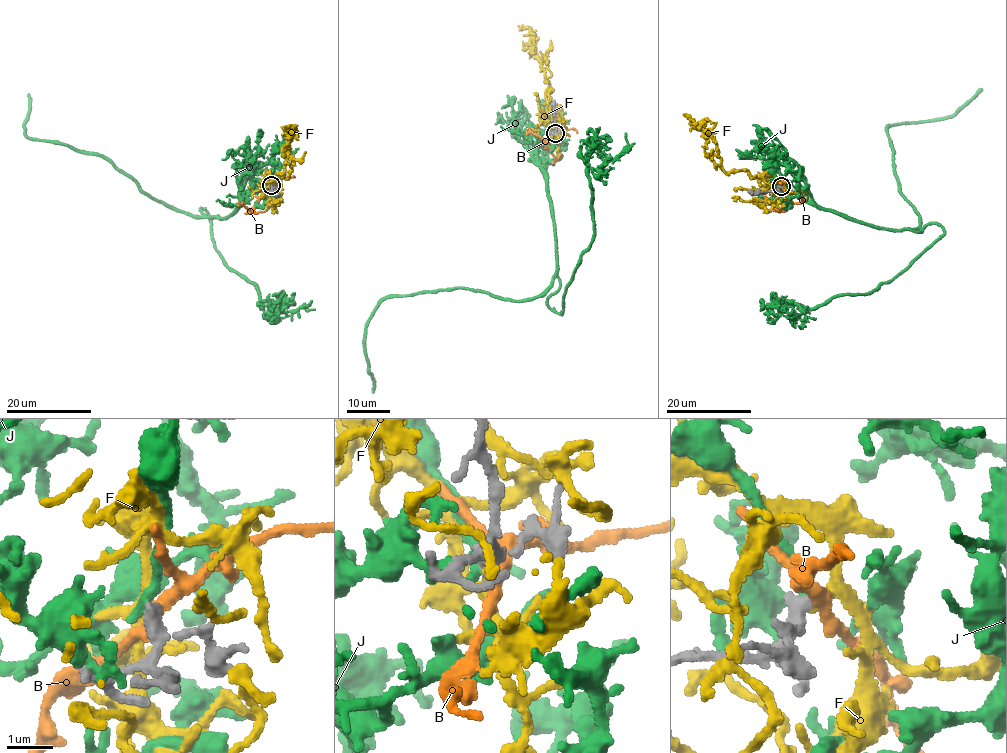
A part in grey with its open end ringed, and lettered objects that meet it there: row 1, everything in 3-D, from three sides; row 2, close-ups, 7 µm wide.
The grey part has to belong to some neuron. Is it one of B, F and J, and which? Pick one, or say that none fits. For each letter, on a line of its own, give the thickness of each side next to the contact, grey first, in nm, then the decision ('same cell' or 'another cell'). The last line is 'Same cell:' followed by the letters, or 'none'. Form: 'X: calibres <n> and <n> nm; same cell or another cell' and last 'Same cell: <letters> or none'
B: calibres 240 and 240 nm; another cell
F: calibres 240 and 200 nm; same cell
J: calibres 240 and 150 nm; another cell
Same cell: F

